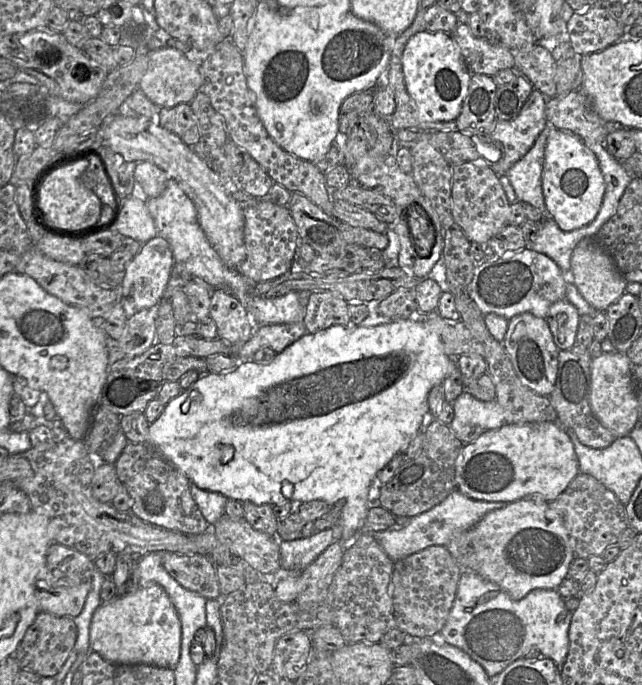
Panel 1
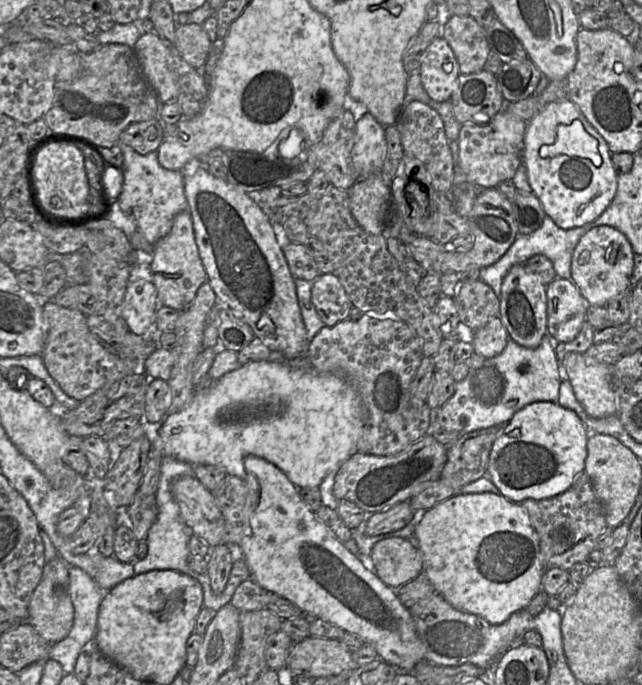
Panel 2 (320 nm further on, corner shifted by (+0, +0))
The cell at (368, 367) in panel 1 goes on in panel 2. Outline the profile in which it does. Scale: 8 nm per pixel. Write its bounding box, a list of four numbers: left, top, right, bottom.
[148,361,365,488]

